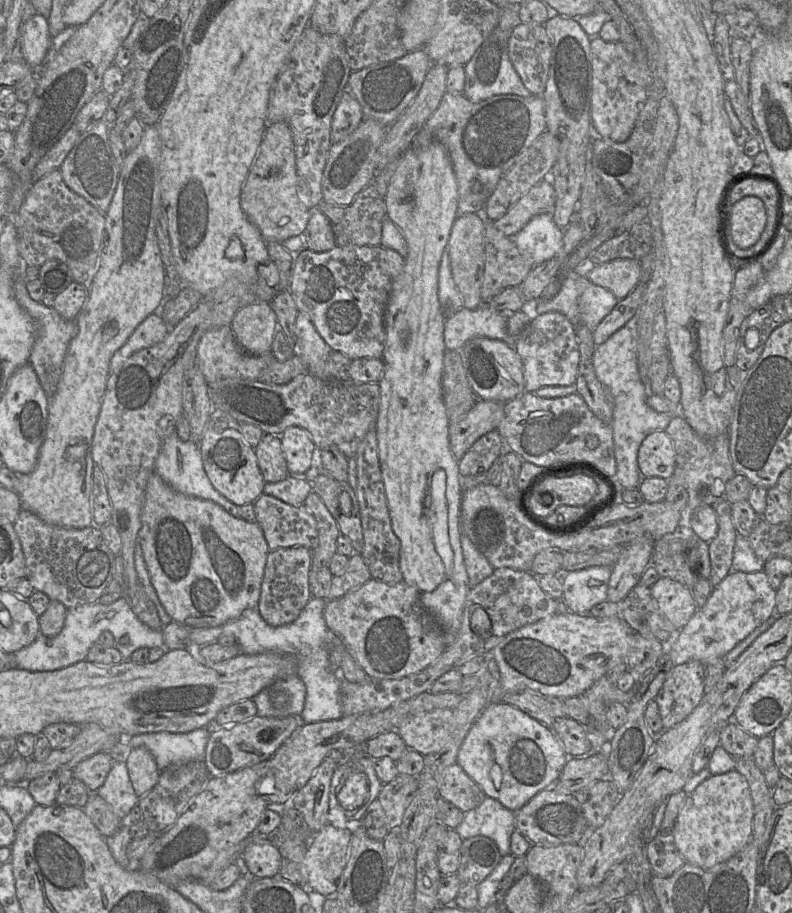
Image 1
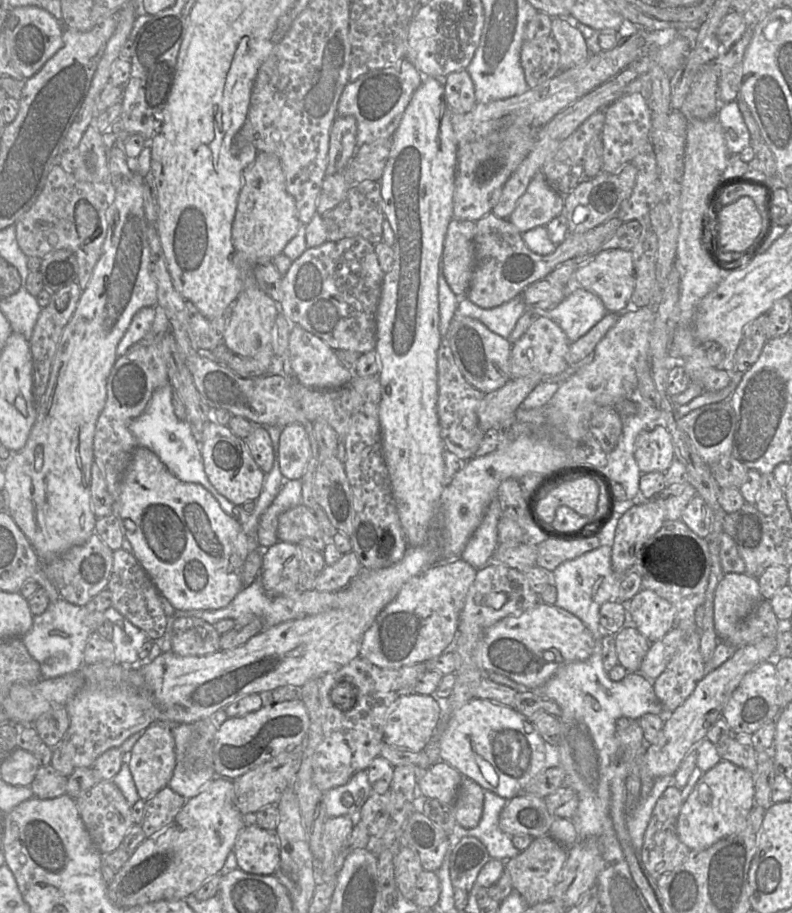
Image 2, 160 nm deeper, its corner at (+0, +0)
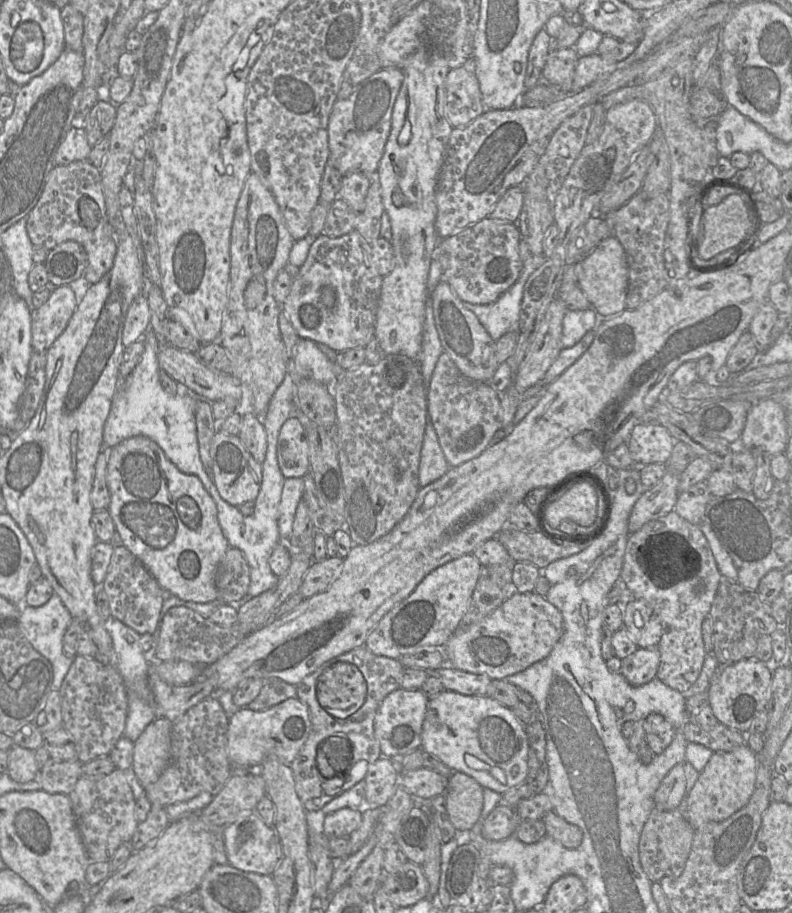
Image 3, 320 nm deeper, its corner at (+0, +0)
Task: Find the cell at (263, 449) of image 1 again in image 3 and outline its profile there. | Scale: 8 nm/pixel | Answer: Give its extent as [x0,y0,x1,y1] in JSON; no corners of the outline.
[237,412,267,465]

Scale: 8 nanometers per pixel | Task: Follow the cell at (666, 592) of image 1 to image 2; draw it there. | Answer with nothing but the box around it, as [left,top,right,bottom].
[624,589,675,643]

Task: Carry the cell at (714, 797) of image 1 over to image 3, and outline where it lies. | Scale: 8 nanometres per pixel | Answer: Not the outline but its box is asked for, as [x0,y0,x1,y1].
[686,744,758,830]

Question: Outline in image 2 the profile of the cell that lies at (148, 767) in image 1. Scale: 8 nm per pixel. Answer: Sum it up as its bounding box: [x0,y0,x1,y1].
[128,723,176,800]

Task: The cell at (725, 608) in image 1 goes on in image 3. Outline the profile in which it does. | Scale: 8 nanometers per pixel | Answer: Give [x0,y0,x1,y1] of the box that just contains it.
[620,647,660,686]

